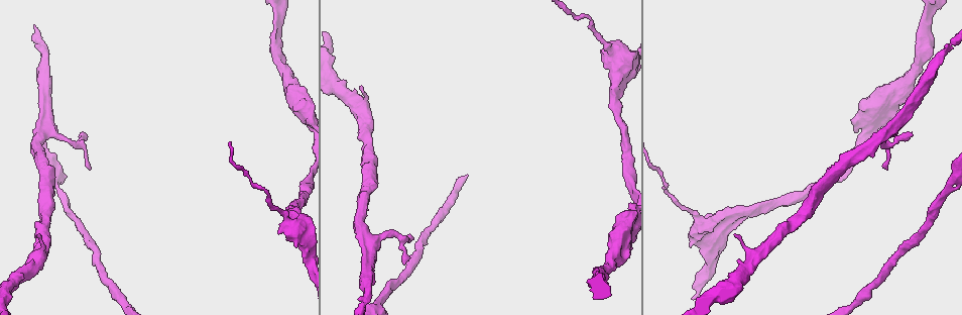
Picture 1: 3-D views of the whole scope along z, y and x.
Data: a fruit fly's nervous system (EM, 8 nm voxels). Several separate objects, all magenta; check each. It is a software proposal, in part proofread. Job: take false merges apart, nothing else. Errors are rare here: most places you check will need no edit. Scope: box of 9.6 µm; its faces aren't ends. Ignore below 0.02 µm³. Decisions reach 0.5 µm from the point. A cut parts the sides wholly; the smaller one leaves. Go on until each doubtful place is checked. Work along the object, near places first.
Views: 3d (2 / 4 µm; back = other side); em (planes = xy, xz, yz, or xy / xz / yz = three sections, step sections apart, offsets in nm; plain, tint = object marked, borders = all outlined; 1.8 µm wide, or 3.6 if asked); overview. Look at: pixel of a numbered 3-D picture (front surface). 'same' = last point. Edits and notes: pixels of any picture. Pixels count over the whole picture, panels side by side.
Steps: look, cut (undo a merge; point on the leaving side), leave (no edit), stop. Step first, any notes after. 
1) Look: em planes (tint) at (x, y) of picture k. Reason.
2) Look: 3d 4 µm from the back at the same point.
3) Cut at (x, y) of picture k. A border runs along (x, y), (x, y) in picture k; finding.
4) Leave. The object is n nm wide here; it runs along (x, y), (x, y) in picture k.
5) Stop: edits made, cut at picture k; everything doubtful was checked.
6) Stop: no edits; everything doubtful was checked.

Look: 3d 2 µm at (887, 132) of picture 1. Thick turns thin.

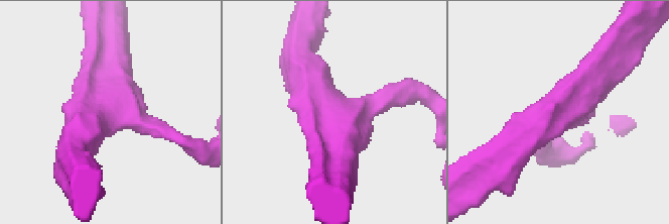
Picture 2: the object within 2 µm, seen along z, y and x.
Look: em yz step 8 (tint) at (95, 109) of picture 2. 3 arms meet here.

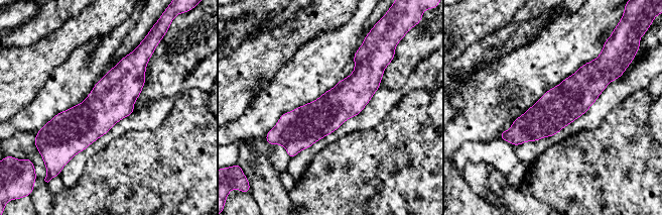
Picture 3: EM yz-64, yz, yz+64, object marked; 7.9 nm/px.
Leave. It runs along (362, 57), (362, 78), (291, 153) in picture 3; all the same neuron.

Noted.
Look: 3d 4 µm at (943, 191) of picture 1. Sudden change in width.

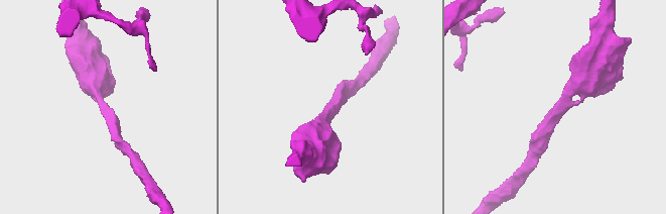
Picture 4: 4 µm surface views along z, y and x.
Look: em 3.6 µm xz step 8 (tint) at (102, 103) of picture 4.

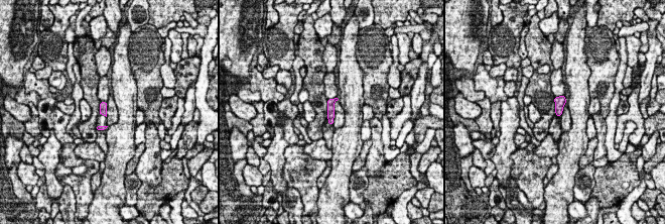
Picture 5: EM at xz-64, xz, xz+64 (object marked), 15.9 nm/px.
Look: em 3.6 µm planes (tint) at the same point.

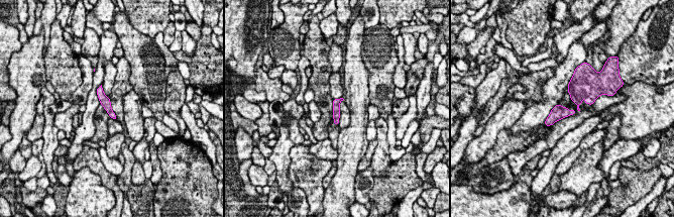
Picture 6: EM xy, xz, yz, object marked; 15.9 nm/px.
Leave. It runs along (572, 85), (577, 108), (548, 123) in picture 6; continuous, no second neuron.

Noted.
Look: em planes (borders) at (278, 60) of picture 1. Thick turns thin.

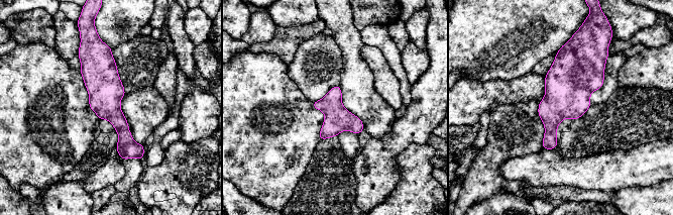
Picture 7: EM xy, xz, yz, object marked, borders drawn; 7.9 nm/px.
Leave. The object is 200 nm wide here; one neuron here.

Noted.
Stop: no edits; everything doubtful was checked.

